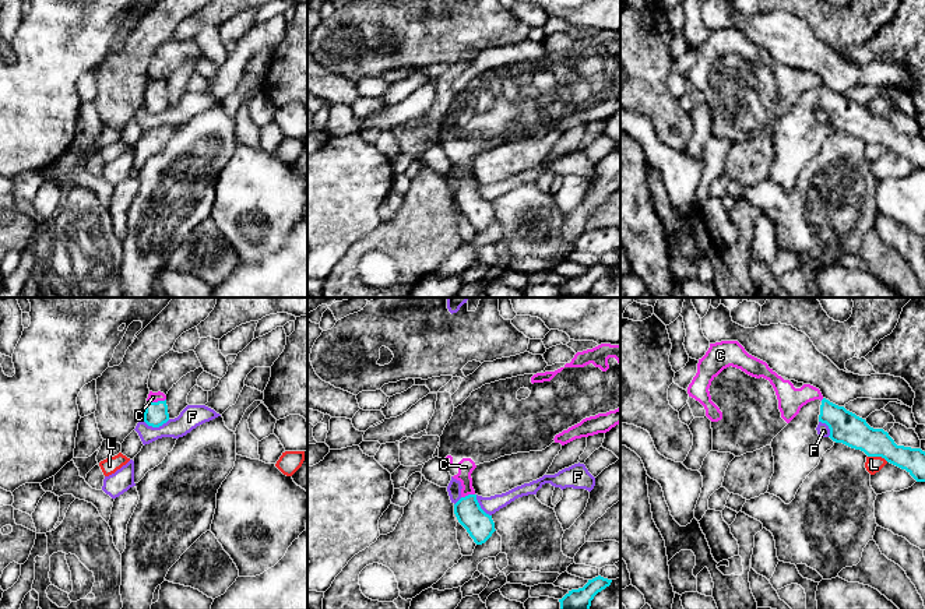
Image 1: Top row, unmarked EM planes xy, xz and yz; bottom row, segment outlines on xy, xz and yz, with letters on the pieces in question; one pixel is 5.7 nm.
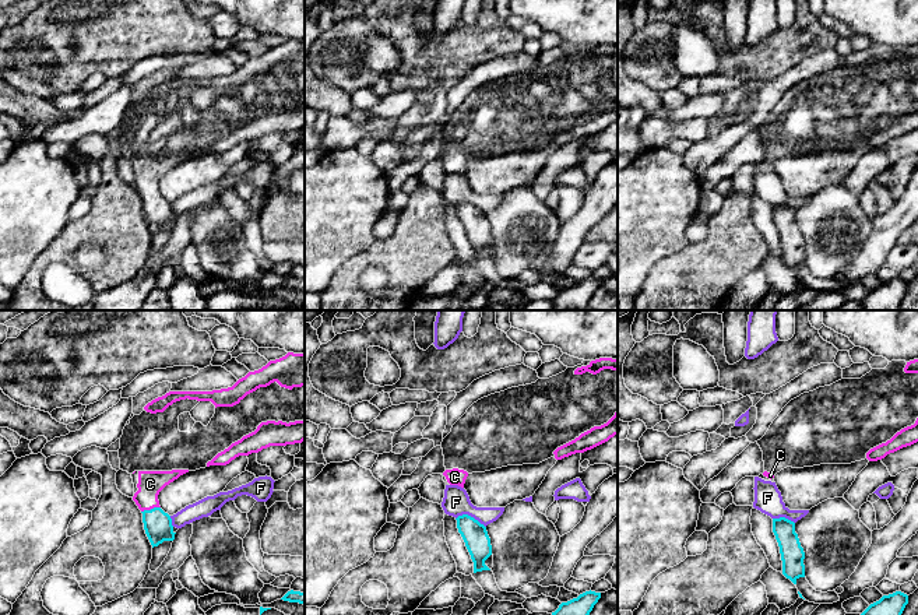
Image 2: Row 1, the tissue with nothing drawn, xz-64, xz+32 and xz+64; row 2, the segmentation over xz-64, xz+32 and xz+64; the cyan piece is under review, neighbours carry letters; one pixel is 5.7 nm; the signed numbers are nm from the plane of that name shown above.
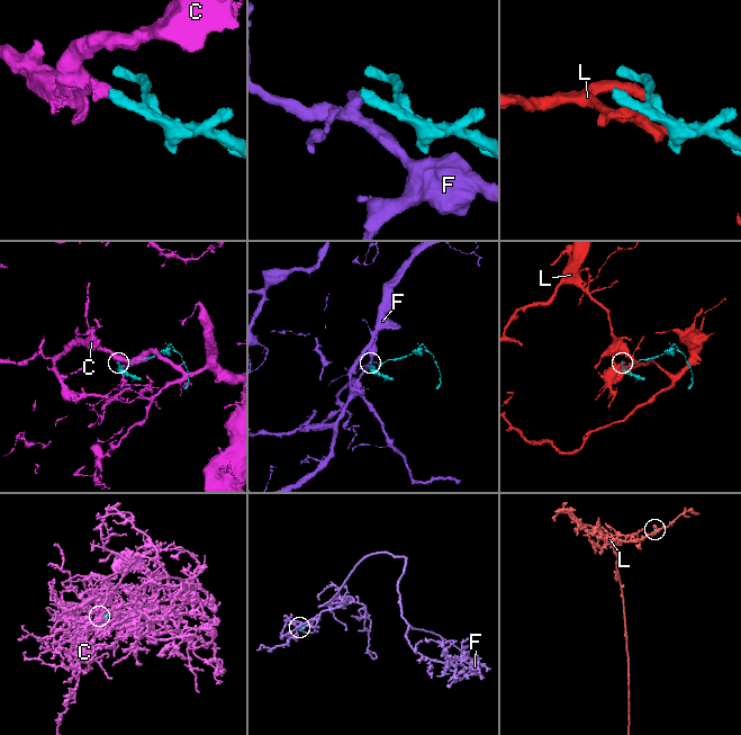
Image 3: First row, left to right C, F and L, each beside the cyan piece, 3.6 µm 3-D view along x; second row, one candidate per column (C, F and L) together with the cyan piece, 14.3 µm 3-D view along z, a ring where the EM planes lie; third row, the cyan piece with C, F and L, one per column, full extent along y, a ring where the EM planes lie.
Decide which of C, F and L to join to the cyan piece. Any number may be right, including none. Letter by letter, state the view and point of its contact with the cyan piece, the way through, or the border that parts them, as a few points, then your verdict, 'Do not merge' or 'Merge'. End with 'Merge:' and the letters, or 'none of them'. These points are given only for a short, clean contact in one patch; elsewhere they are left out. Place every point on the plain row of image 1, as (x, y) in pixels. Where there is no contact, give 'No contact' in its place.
C: Touches cyan at xy (155, 90). Path across: xy (155, 102), (155, 90), (153, 84). Merge
F: Touches cyan at xy (155, 113). Boundary: xy (169, 106), (158, 113), (148, 113), (143, 108). Do not merge
L: Touches cyan at yz (878, 143). Do not merge
Merge: C

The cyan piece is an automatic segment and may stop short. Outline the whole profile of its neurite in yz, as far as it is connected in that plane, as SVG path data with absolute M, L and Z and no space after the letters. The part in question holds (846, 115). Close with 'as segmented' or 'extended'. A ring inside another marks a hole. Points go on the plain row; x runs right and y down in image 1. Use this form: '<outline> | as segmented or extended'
M823 85L819 109L830 116L830 126L868 144L882 144L887 149L905 156L917 169L925 169L925 138L897 133L883 116L871 115L865 106Z | as segmented

